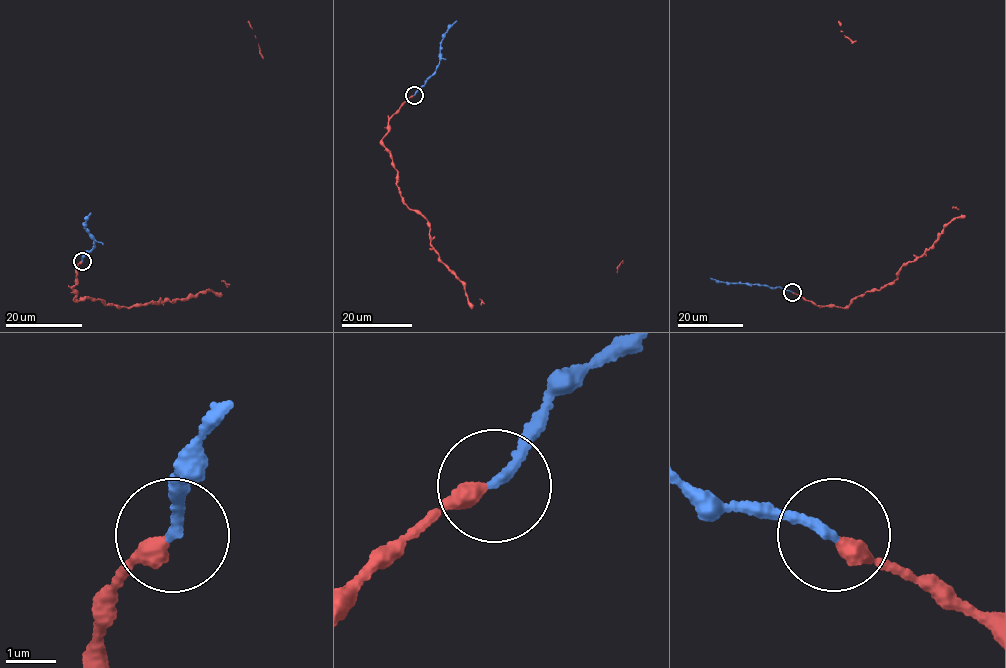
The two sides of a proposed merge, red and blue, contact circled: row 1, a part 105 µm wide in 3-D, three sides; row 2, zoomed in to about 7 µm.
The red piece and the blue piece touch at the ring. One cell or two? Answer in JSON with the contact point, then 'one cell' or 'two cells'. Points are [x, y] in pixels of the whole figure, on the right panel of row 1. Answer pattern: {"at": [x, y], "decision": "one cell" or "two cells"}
{"at": [792, 292], "decision": "one cell"}

